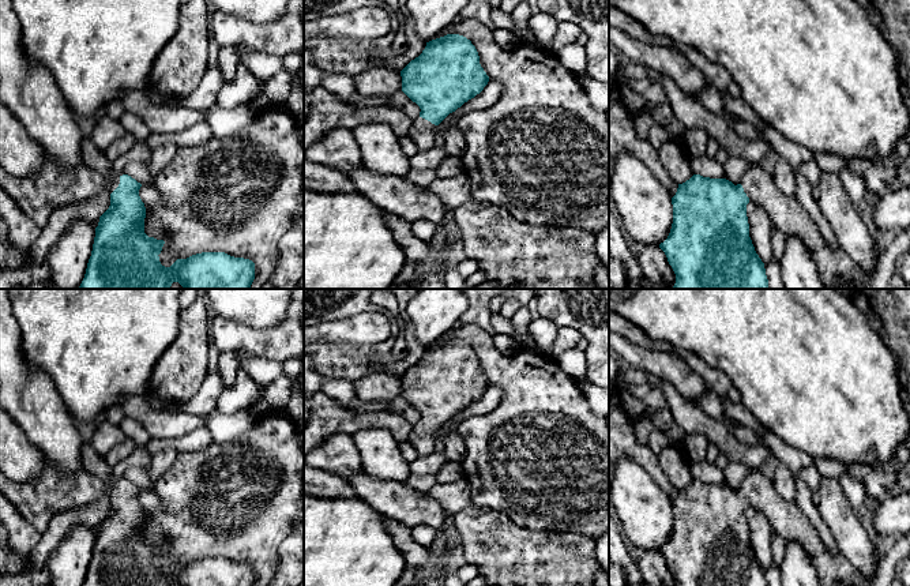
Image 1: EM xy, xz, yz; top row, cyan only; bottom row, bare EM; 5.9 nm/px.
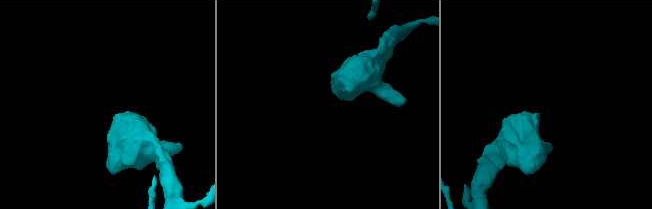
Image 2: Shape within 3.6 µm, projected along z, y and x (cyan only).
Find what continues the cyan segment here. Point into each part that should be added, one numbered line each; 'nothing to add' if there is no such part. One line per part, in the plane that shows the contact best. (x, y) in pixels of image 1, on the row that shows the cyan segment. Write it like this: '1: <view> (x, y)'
1: xy (93, 157)

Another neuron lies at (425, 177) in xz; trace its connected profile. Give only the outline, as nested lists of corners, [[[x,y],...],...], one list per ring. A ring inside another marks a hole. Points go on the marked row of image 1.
[[[411,169],[405,179],[417,187],[426,188],[437,179],[437,174],[436,170],[433,169],[425,169],[425,170]]]

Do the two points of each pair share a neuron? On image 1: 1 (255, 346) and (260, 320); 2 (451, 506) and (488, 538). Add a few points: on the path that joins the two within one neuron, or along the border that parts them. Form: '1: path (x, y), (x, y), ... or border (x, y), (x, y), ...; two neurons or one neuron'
1: border (286, 311), (282, 320), (263, 329), (228, 320); two neurons
2: border (470, 500), (450, 519); two neurons

